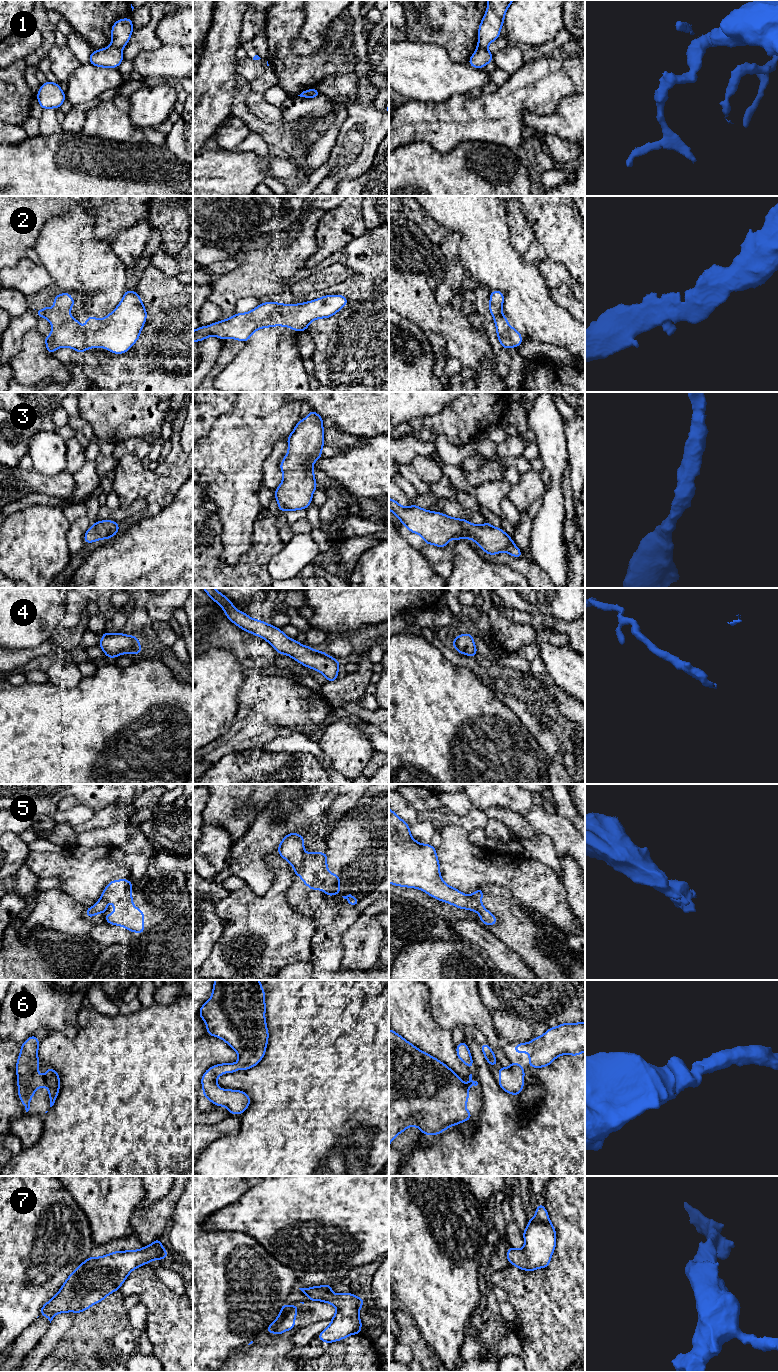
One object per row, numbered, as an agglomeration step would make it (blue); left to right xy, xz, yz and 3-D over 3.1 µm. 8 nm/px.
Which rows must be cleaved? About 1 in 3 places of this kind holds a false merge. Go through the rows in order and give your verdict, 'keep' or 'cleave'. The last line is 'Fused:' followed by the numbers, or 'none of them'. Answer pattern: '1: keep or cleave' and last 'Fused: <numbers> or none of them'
1: cleave
2: keep
3: keep
4: keep
5: cleave
6: keep
7: keep
Fused: 1, 5

